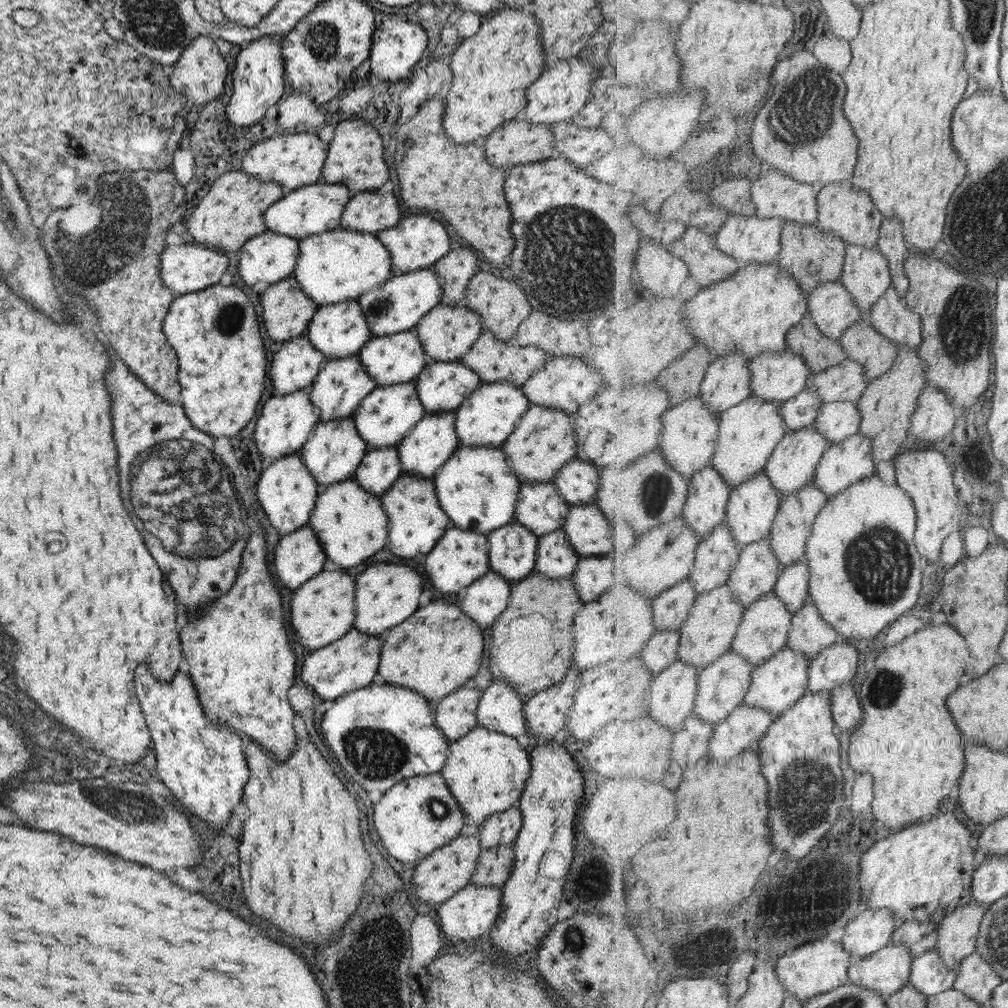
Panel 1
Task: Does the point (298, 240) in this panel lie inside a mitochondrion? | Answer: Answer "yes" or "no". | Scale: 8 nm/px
no

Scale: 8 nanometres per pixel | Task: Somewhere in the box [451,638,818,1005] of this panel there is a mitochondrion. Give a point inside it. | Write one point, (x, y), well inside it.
(574, 938)

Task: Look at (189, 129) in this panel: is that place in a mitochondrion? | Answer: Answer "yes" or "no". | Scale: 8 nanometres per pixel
no

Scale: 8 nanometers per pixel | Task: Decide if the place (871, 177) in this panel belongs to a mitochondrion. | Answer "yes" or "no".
no

